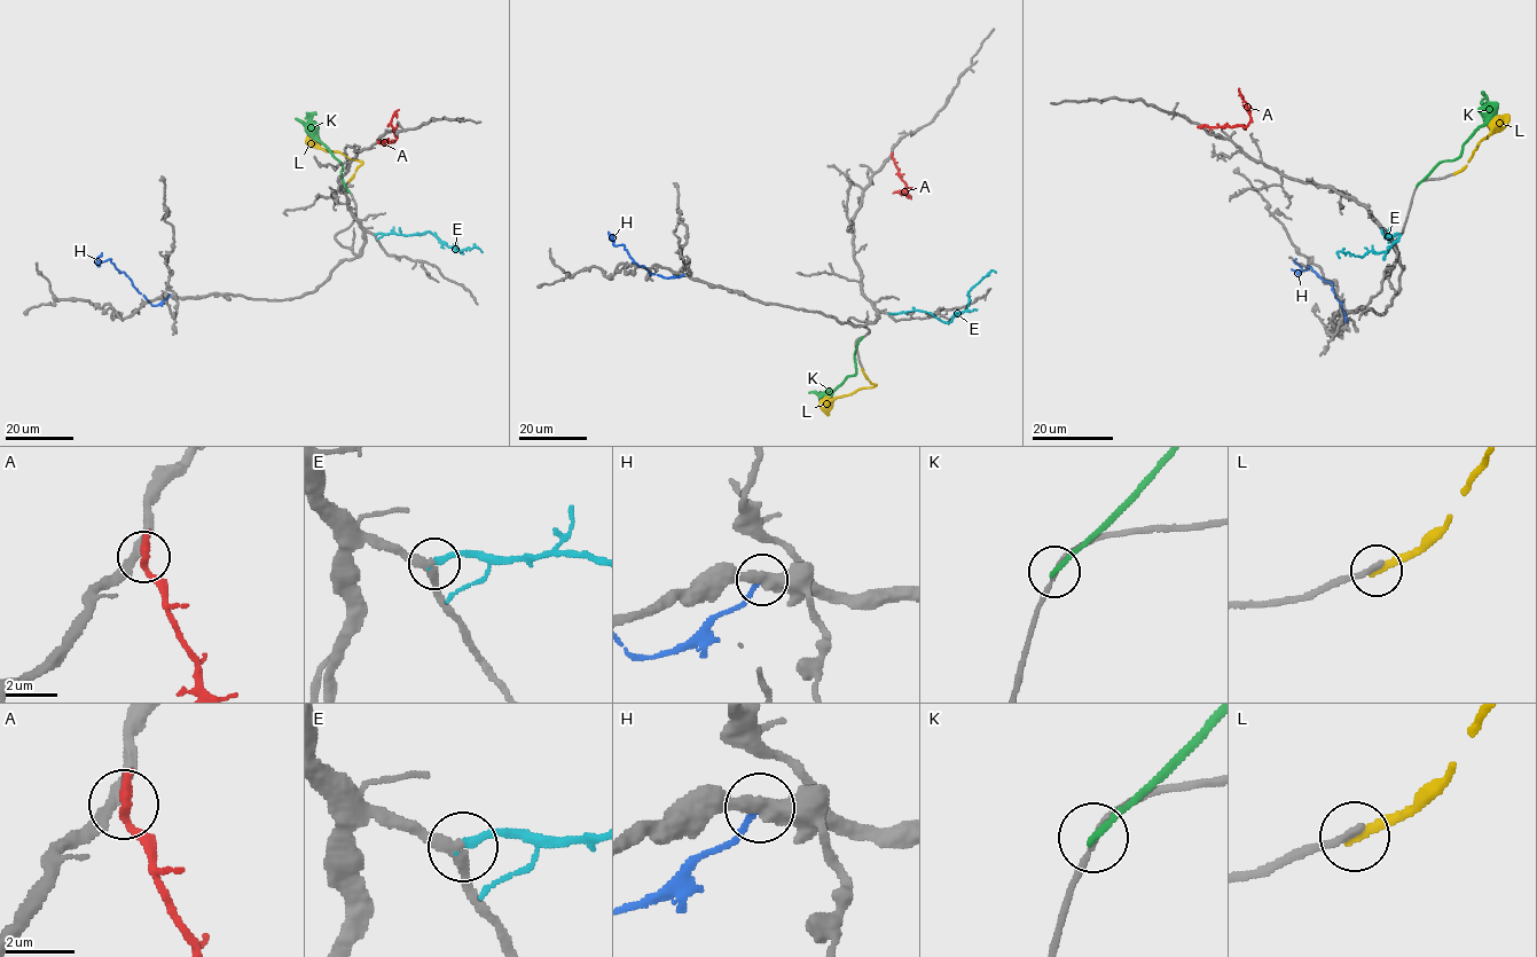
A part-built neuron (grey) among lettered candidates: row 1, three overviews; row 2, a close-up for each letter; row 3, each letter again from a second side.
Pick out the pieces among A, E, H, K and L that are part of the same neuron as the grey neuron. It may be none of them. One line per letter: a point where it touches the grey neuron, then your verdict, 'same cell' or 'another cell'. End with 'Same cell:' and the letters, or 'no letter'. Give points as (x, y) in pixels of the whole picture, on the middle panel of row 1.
A: meets grey at (892, 156); another cell
E: meets grey at (888, 313); same cell
H: meets grey at (683, 275); another cell
K: meets grey at (862, 337); another cell
L: meets grey at (862, 369); another cell
Same cell: E

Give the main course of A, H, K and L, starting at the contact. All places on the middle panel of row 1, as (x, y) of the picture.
A: (891, 156), (908, 197), (904, 194), (910, 189)
H: (683, 275), (667, 277), (652, 274), (640, 266), (624, 245), (613, 244), (610, 237), (616, 235)
K: (862, 337), (854, 357), (855, 374), (829, 393)
L: (862, 369), (875, 385), (837, 395), (831, 402), (829, 415)

